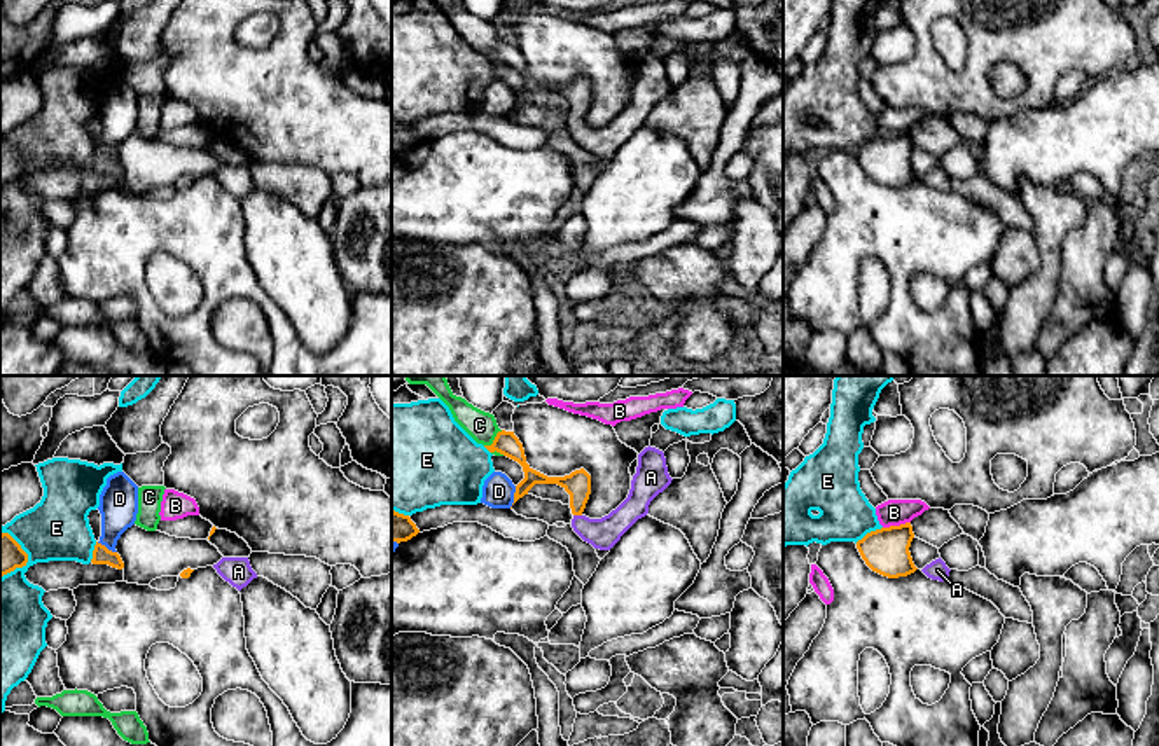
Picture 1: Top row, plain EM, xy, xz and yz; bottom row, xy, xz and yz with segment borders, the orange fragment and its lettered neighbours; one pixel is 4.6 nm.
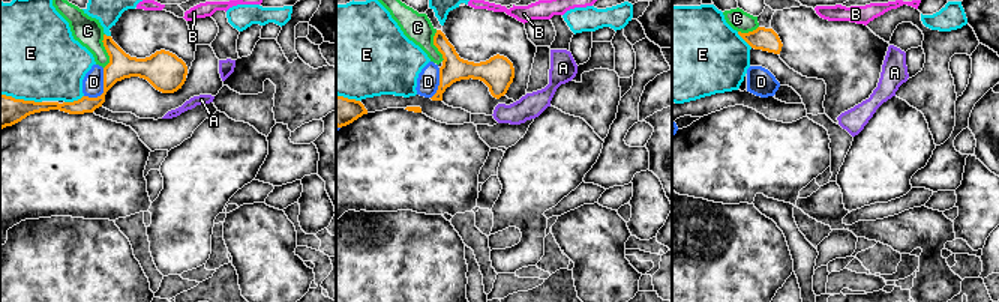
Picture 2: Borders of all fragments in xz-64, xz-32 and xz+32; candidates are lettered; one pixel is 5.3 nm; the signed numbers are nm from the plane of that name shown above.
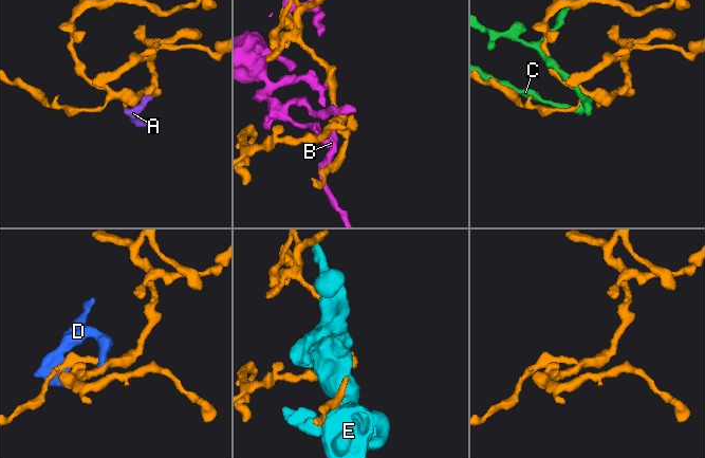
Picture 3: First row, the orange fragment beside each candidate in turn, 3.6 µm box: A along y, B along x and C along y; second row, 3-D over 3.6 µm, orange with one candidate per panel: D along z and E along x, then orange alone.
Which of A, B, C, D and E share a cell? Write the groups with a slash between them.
A / B / C / D / E

